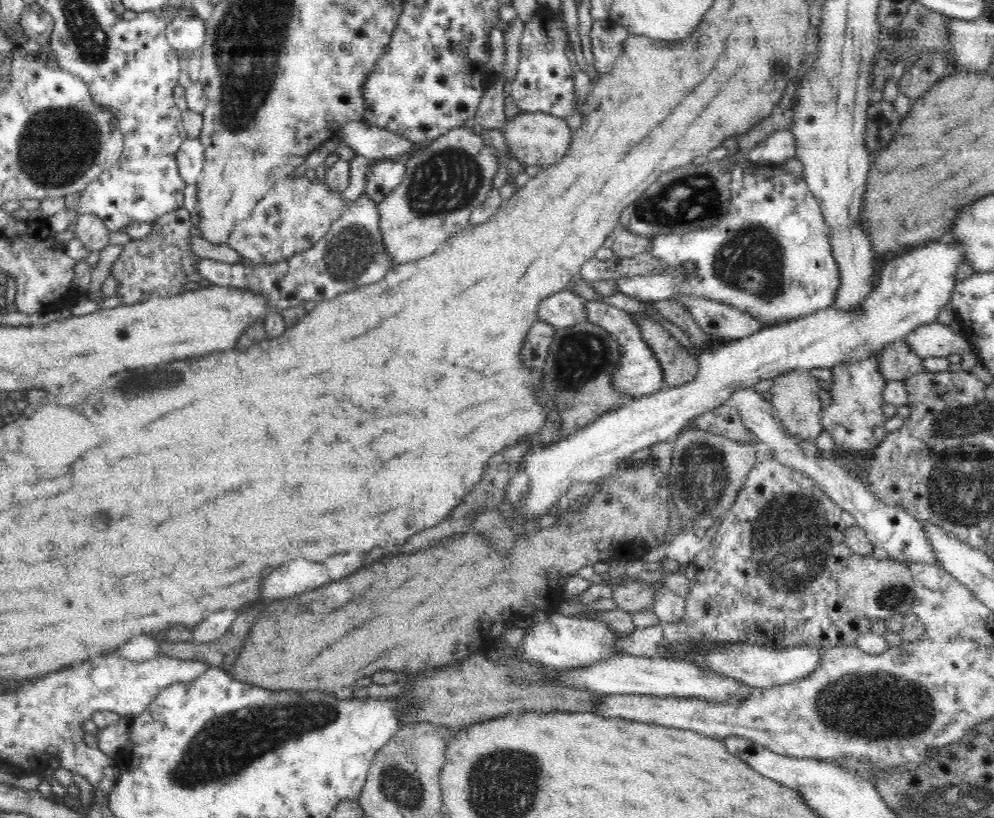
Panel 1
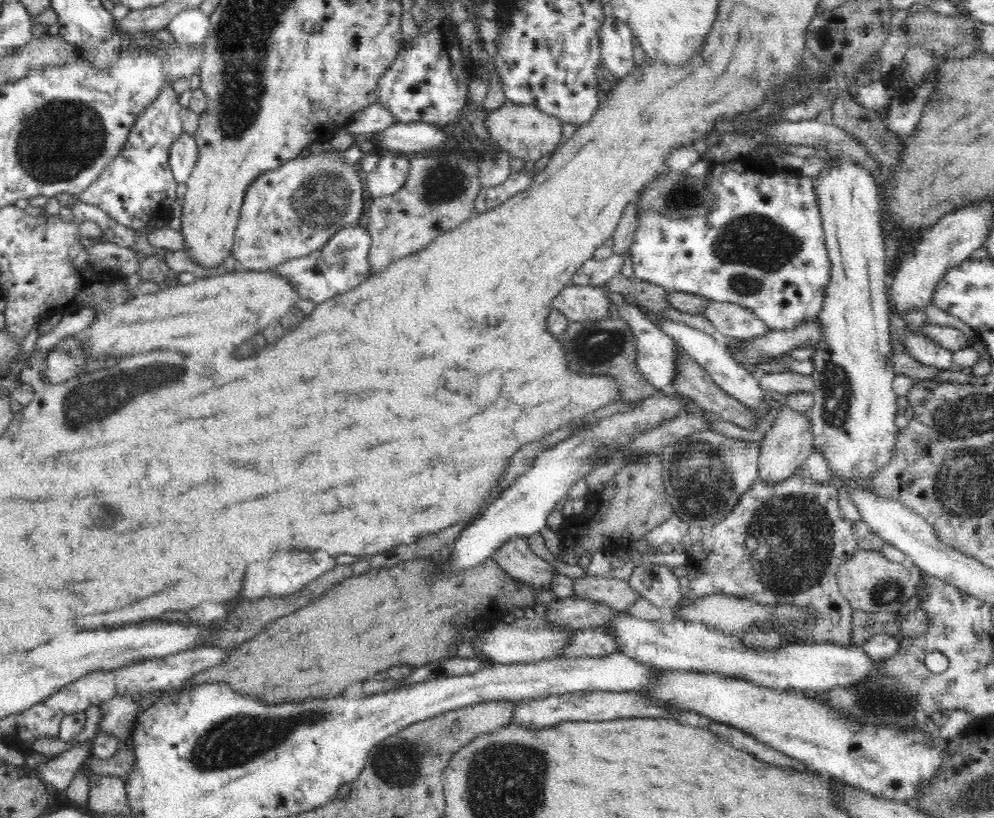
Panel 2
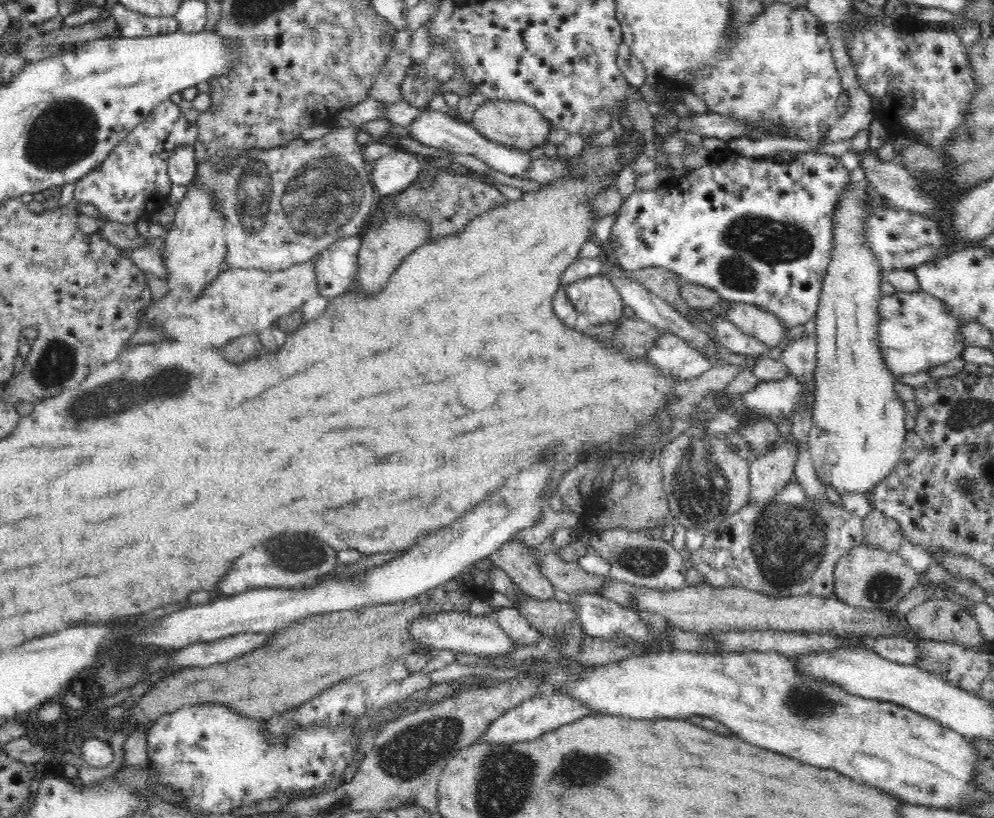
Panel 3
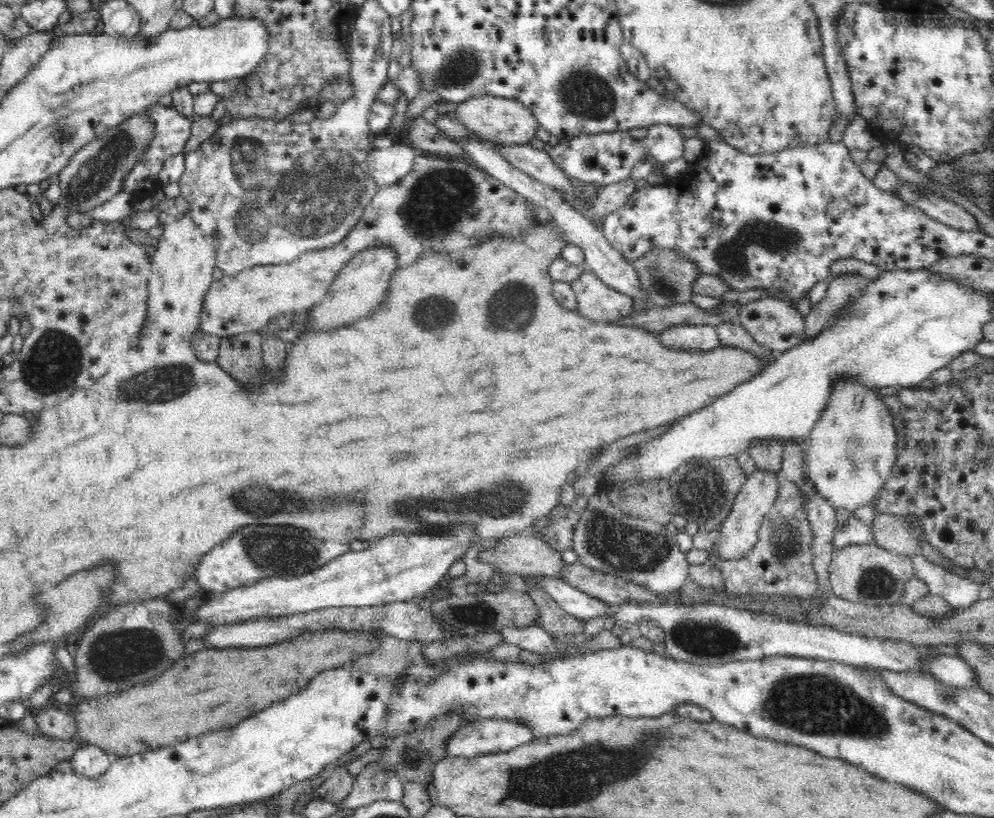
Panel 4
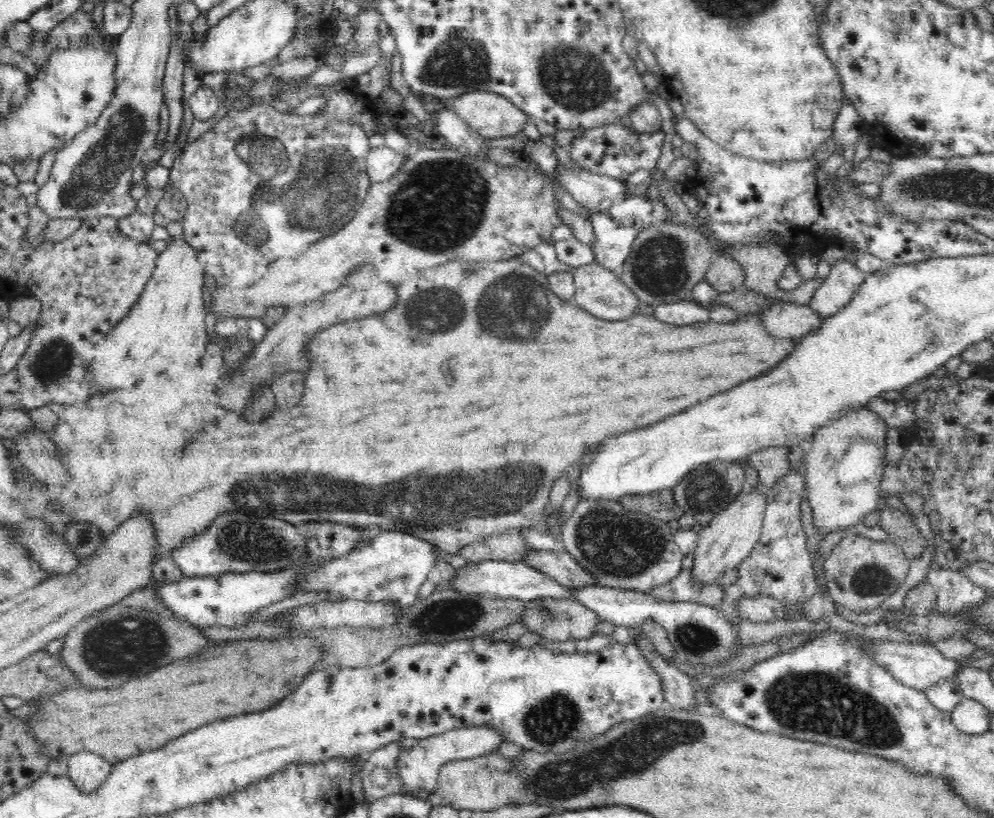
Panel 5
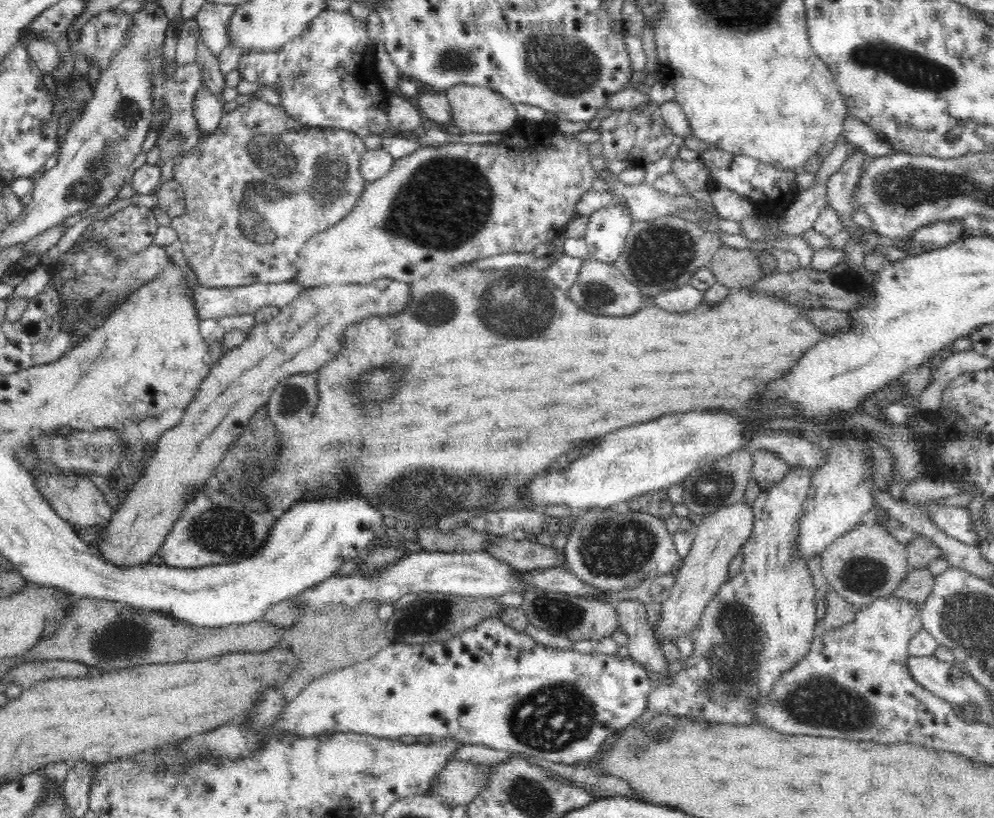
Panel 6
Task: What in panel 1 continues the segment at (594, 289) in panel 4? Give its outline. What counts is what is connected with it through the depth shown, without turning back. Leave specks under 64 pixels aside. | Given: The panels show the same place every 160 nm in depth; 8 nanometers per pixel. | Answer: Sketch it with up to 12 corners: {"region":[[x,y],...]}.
{"region":[[568,289],[547,296],[538,321],[555,329],[588,322],[583,297]]}

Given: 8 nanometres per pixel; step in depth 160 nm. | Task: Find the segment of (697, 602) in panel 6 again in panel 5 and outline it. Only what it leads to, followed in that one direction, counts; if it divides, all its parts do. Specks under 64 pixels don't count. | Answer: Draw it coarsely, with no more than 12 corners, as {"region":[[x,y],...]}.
{"region":[[745,487],[698,533],[689,570],[718,584],[761,537],[764,490]]}

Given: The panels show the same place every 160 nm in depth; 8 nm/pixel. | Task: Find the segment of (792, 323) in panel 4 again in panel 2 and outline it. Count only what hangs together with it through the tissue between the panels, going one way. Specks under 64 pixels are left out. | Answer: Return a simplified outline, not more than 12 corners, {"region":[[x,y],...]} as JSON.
{"region":[[709,301],[702,313],[727,337],[770,330],[750,309]]}

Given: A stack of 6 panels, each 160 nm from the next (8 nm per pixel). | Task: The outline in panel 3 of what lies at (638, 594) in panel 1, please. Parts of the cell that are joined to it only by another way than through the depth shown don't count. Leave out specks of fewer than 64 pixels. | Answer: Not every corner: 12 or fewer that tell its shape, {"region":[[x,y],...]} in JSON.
{"region":[[552,539],[533,547],[538,570],[570,596],[600,595],[606,579],[556,555]]}

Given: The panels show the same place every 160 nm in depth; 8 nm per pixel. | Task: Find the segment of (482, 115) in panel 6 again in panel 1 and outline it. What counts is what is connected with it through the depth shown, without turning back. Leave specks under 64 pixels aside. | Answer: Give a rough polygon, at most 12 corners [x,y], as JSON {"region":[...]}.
{"region":[[540,112],[508,118],[501,133],[524,167],[558,164],[573,132]]}

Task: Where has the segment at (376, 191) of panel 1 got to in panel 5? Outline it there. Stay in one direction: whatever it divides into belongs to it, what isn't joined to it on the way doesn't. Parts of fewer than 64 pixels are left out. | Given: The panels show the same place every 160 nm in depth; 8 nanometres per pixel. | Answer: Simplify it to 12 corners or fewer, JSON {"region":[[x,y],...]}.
{"region":[[385,145],[368,151],[371,183],[390,180],[407,156]]}

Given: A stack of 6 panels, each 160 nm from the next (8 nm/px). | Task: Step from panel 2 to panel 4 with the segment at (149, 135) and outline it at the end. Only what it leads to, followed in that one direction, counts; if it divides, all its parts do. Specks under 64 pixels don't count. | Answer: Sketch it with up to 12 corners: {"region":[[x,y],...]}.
{"region":[[172,106],[148,112],[155,138],[122,188],[152,197],[164,185],[158,174],[182,153],[194,118]]}

